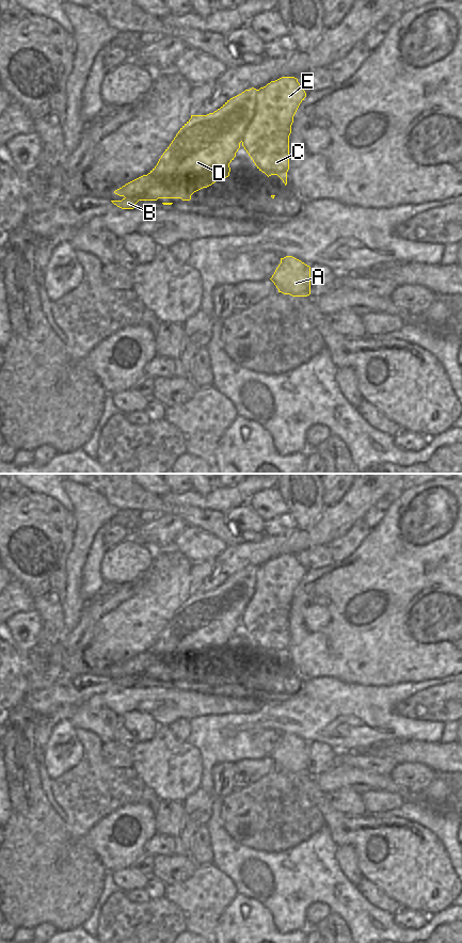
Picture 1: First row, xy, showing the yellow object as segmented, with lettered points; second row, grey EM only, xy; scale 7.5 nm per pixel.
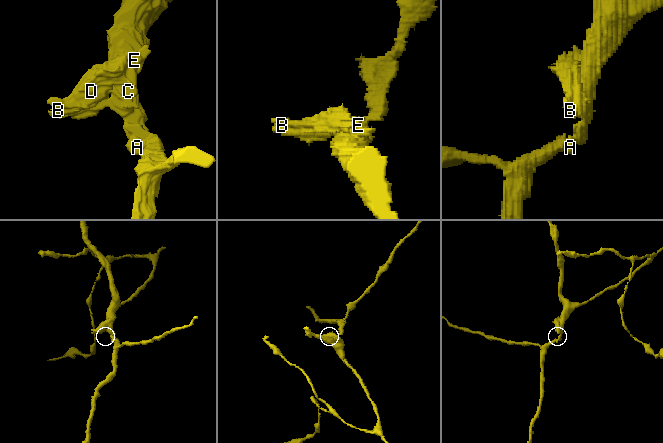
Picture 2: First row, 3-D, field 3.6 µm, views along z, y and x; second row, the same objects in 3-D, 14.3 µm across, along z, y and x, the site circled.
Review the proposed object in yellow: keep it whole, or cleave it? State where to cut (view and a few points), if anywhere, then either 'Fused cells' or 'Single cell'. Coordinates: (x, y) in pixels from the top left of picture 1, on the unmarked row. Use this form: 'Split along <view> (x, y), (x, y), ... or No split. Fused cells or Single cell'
Split along xy (259, 568), (256, 593), (240, 619). Fused cells.

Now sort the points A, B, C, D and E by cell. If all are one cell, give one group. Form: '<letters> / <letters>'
A C E / B D

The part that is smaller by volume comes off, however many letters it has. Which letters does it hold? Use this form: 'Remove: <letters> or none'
Remove: B, D

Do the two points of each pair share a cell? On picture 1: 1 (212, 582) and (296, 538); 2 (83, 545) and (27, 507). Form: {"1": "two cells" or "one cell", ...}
{"1": "one cell", "2": "two cells"}

